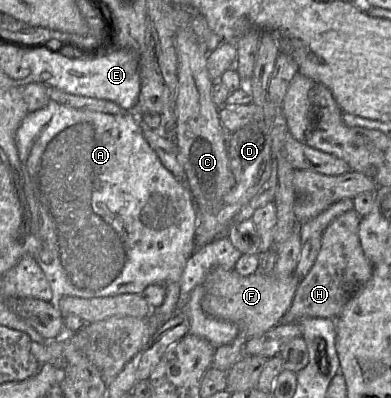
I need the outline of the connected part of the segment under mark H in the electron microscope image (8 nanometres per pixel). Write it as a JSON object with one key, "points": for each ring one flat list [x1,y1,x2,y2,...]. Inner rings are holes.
{"points":[[351,209,336,217,321,236,321,248,308,274,297,287,291,305,280,323,294,323,307,317,336,319,346,303,373,276,375,267,365,256,360,239,362,217]]}

